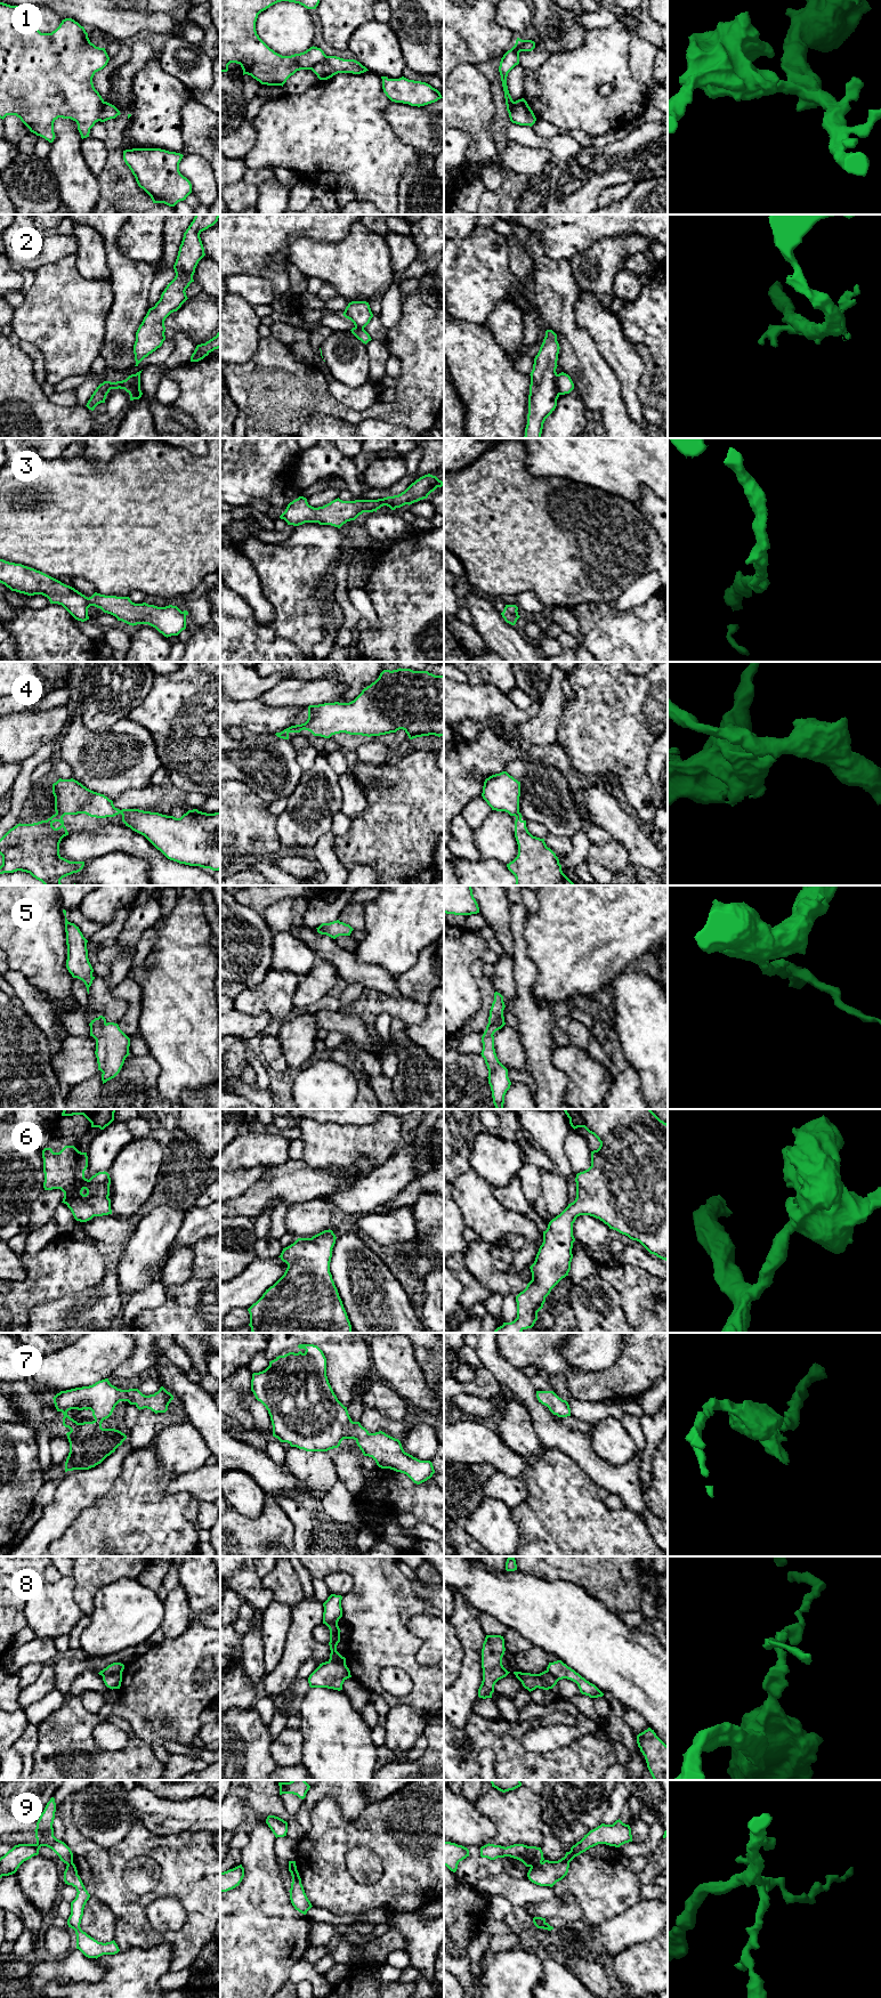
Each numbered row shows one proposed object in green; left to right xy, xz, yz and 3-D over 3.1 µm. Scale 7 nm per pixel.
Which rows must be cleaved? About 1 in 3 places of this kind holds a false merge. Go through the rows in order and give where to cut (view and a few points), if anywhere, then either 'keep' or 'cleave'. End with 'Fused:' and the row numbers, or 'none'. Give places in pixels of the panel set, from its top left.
1: xy (105, 102), (97, 120) | cleave
2: yz (556, 374), (556, 389), (559, 394) | cleave
3: no cut | keep
4: xy (56, 813), (64, 815) | cleave
5: no cut | keep
6: no cut | keep
7: no cut | keep
8: xy (121, 1672), (106, 1674), (103, 1677) | cleave
9: yz (541, 1861), (531, 1867) | cleave
Fused: 1, 2, 4, 8, 9

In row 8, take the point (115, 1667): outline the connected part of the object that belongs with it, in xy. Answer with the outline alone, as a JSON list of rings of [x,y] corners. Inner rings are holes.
[[[113,1663],[111,1665],[108,1665],[106,1668],[104,1668],[103,1671],[100,1671],[98,1674],[104,1677],[104,1676],[111,1675],[111,1674],[122,1673],[123,1669],[124,1669],[124,1665],[123,1664]]]

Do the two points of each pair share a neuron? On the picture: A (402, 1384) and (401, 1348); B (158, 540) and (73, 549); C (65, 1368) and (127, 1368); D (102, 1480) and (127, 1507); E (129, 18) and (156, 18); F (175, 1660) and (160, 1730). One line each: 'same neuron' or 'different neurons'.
A: same neuron
B: same neuron
C: different neurons
D: different neurons
E: same neuron
F: same neuron

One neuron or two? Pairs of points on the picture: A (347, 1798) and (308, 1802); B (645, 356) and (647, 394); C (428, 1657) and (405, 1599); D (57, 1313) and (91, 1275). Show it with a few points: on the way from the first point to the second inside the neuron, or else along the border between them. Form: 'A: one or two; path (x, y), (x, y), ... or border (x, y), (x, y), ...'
A: one; path (338, 1792), (317, 1793)
B: one; path (647, 365), (646, 385)
C: two; border (431, 1614), (409, 1619), (419, 1643)
D: two; border (98, 1281), (77, 1293), (64, 1294), (48, 1301)

